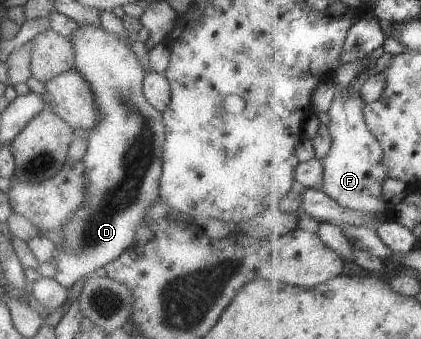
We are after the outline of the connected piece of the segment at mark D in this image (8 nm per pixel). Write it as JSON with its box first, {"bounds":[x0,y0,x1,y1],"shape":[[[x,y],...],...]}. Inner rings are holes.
{"bounds":[50,24,165,290],"shape":[[[79,24],[77,31],[70,37],[75,54],[75,70],[87,80],[91,94],[95,98],[95,106],[101,114],[95,128],[89,130],[87,152],[83,156],[83,176],[87,184],[87,198],[81,208],[61,226],[62,244],[55,245],[50,260],[56,267],[54,280],[70,290],[71,287],[85,276],[92,276],[99,268],[103,268],[116,260],[135,244],[135,230],[142,222],[148,220],[147,212],[159,202],[159,182],[162,176],[163,148],[165,132],[163,113],[147,102],[143,93],[143,82],[146,72],[136,54],[121,36],[105,32],[101,26]]]}

